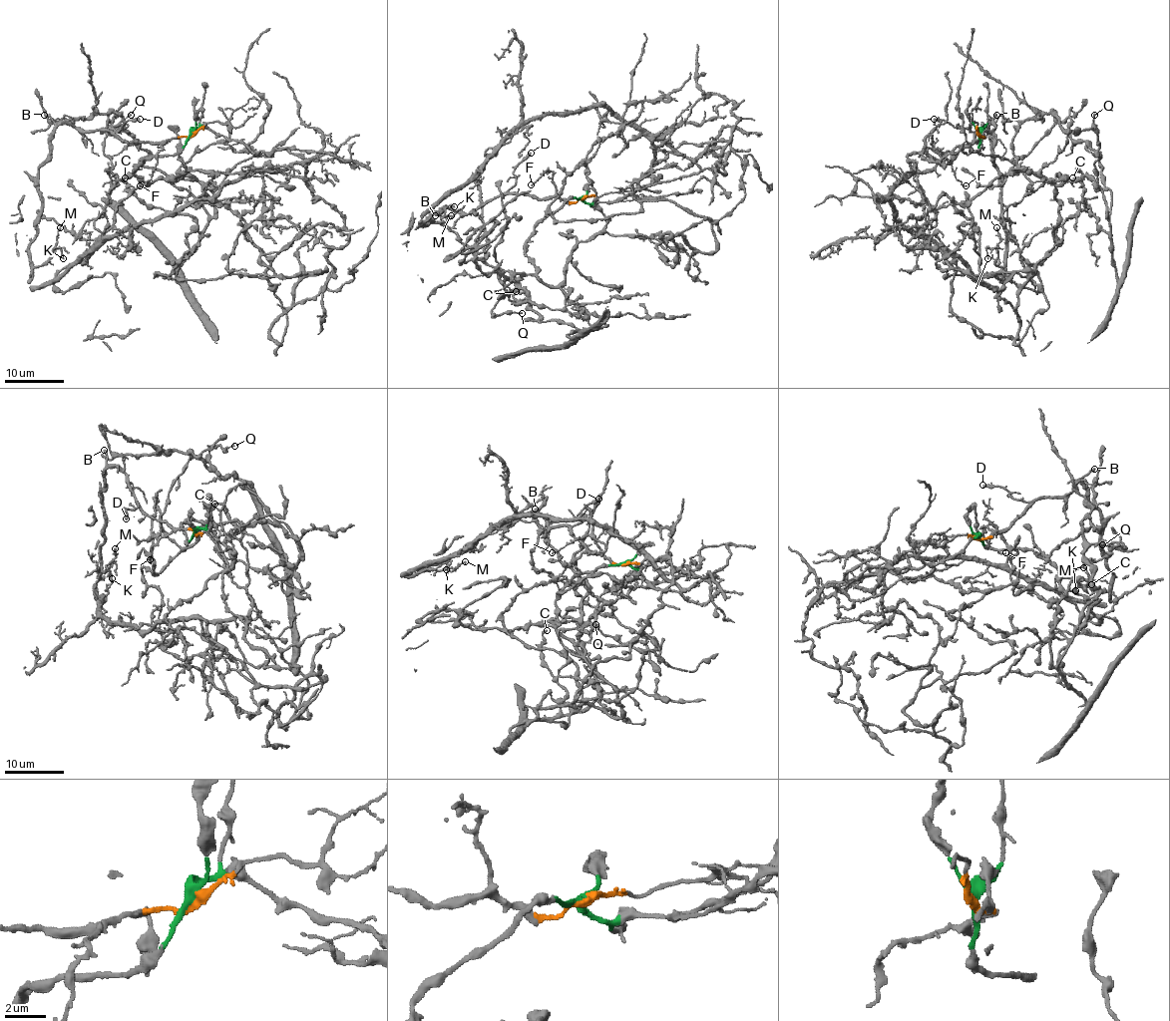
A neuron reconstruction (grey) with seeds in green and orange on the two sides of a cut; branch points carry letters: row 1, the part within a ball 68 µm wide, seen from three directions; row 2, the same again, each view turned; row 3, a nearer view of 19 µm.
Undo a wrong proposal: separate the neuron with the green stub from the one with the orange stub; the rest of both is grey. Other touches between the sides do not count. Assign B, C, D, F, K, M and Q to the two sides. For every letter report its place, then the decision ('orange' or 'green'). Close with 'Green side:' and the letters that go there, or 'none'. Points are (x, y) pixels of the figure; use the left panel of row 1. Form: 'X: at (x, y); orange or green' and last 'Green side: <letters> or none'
B: at (44, 115); orange
C: at (125, 177); green
D: at (140, 119); orange
F: at (140, 185); orange
K: at (63, 258); orange
M: at (60, 227); orange
Q: at (131, 115); green
Green side: C, Q

